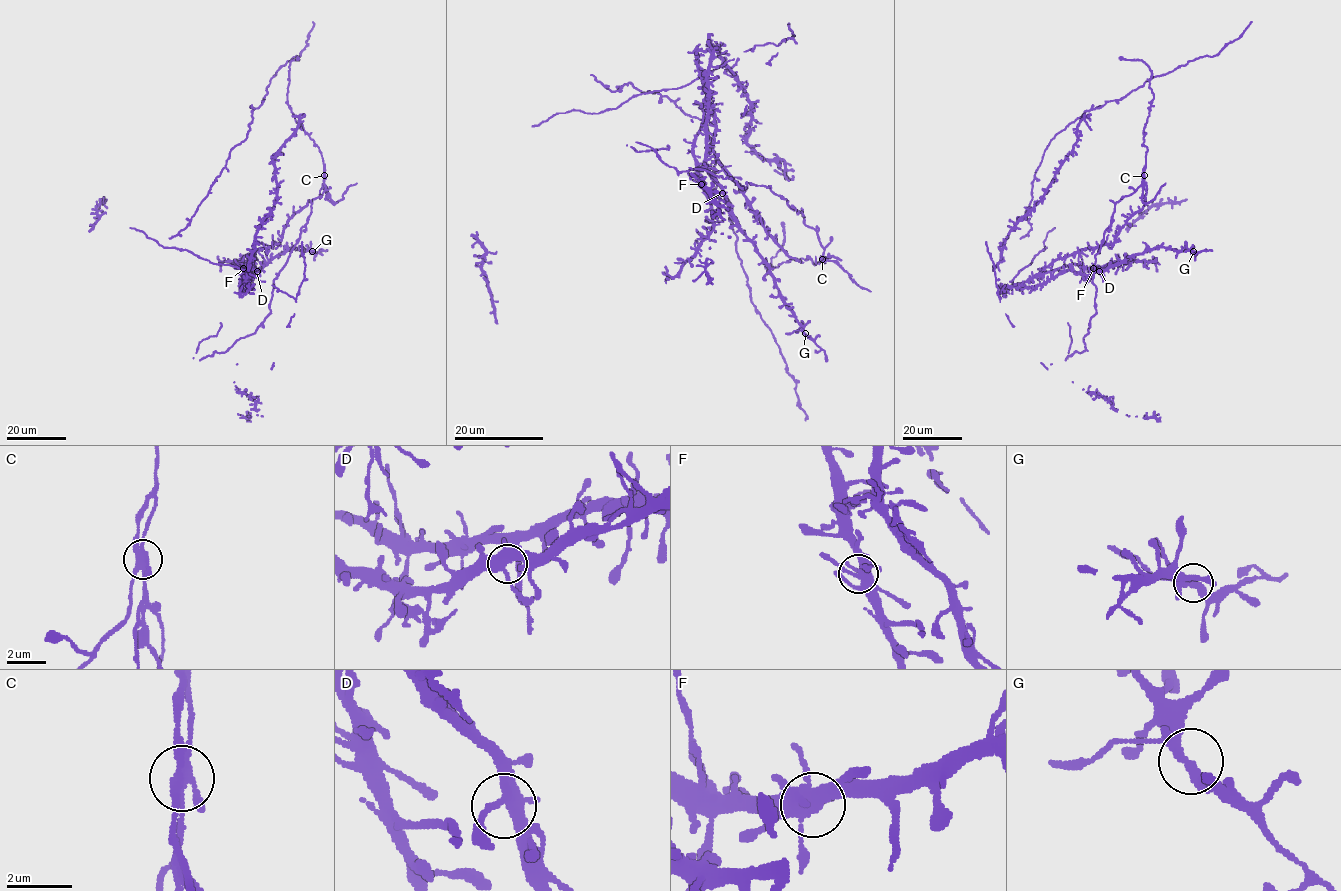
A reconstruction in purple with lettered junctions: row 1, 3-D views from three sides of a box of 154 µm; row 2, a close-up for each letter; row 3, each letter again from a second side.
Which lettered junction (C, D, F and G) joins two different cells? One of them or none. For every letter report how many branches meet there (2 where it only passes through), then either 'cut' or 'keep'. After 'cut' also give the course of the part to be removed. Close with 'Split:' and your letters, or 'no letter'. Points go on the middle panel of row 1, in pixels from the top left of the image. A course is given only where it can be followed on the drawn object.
C: 5 branches meet; cut; foreign part runs (822, 259), (823, 262), (833, 262), (856, 283), (870, 291)
D: 4 branches meet; keep
F: 9 branches meet; keep
G: 3 branches meet; keep
Split: C

